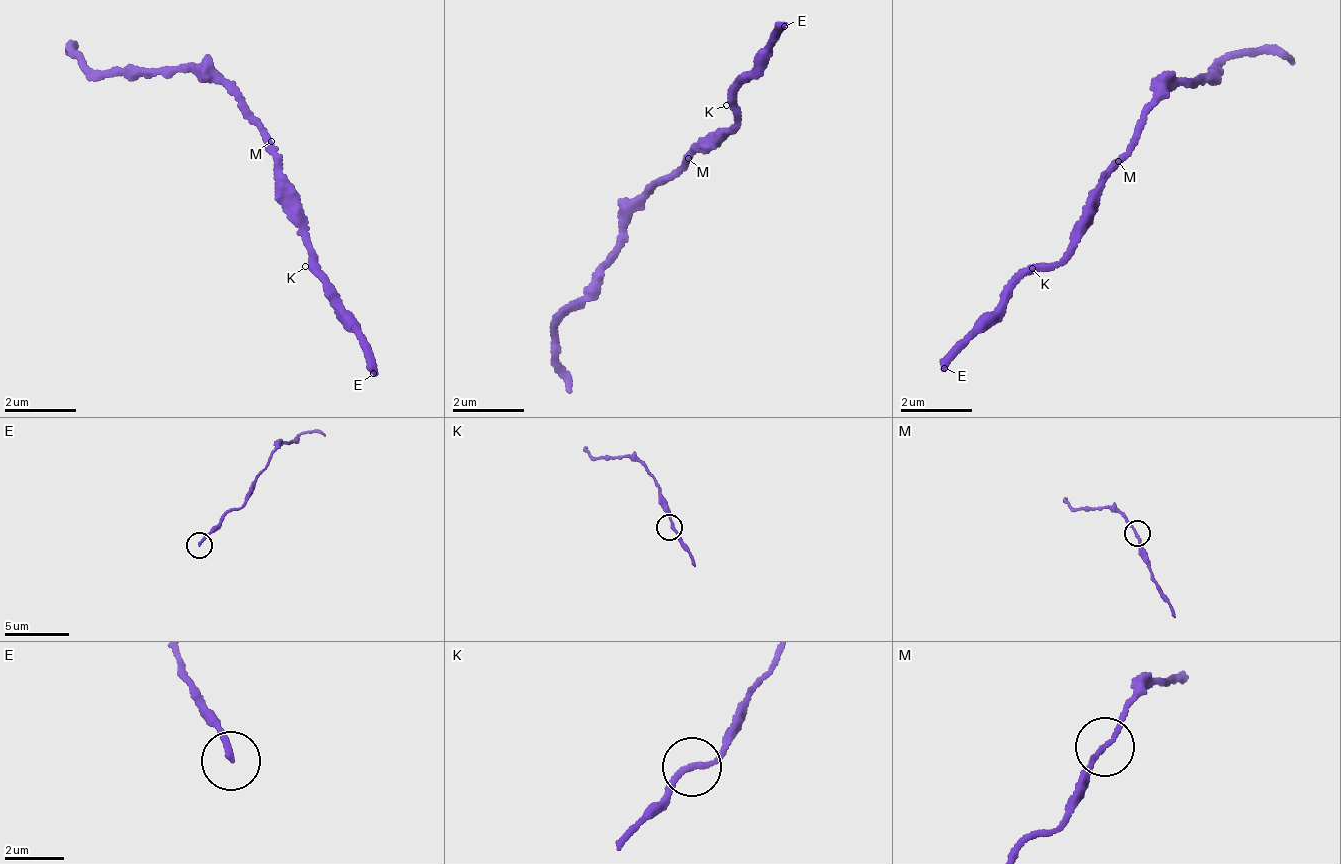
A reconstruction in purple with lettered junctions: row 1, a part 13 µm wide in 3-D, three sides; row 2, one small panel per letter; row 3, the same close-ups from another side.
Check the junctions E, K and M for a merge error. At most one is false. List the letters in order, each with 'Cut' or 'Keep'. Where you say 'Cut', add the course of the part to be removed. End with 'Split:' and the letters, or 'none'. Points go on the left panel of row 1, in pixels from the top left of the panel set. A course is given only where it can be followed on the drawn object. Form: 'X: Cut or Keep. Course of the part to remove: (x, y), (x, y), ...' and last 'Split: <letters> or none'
E: Keep
K: Keep
M: Cut. Course of the part to remove: (269, 144), (204, 73), (86, 65), (64, 47), (74, 47)
Split: M

